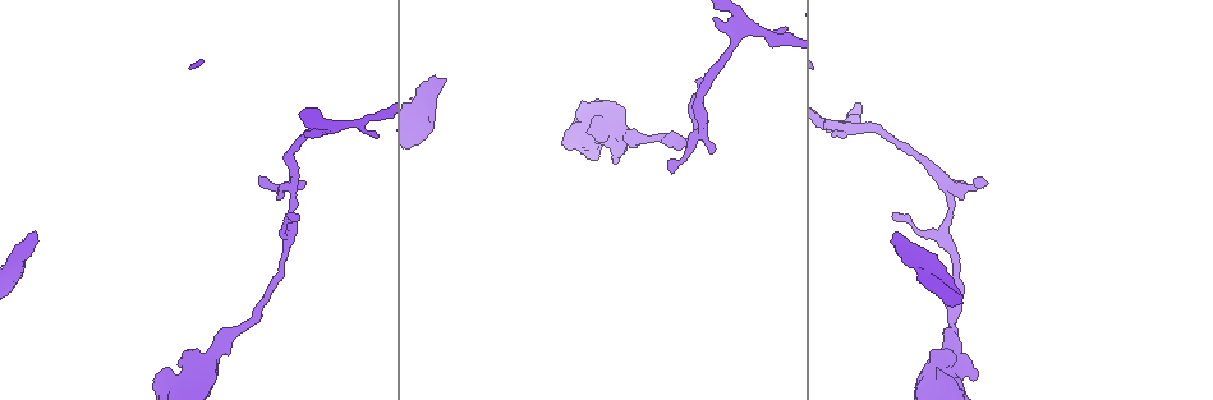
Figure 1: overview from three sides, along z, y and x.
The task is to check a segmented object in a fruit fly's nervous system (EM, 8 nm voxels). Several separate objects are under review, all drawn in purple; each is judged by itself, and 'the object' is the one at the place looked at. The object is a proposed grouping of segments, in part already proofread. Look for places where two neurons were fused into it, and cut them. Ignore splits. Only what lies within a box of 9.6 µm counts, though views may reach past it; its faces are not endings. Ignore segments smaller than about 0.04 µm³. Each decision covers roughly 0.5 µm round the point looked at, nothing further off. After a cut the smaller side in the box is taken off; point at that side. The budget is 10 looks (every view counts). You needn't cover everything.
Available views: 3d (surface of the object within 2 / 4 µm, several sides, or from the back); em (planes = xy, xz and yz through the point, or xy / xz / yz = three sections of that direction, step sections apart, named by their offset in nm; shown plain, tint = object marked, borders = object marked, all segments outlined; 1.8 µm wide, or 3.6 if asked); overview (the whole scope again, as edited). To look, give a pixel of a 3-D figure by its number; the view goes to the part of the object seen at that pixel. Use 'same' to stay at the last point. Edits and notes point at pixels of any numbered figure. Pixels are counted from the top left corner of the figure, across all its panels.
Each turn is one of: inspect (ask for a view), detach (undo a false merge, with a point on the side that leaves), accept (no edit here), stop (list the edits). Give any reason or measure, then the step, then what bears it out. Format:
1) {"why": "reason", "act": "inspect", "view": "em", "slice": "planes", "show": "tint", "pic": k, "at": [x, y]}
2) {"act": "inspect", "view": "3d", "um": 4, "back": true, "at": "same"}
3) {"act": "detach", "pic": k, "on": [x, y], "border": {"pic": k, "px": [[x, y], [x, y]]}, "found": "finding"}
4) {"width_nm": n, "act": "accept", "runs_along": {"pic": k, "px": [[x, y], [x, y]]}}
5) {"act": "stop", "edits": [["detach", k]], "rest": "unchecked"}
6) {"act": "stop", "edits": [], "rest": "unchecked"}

{"why": "calibre changes", "act": "inspect", "view": "3d", "um": 4, "back": true, "pic": 1, "at": [919, 262]}

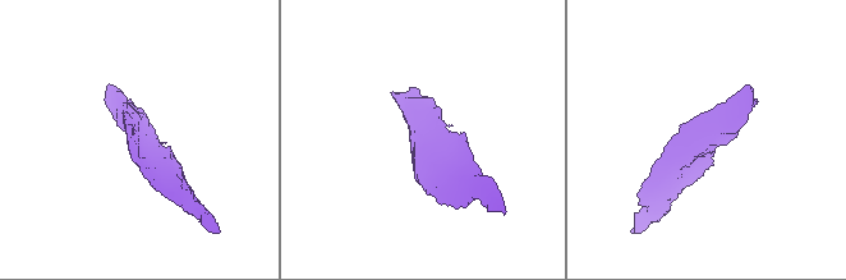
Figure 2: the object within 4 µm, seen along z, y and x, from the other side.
{"act": "inspect", "view": "em", "slice": "planes", "show": "tint", "pic": 2, "at": [138, 135]}

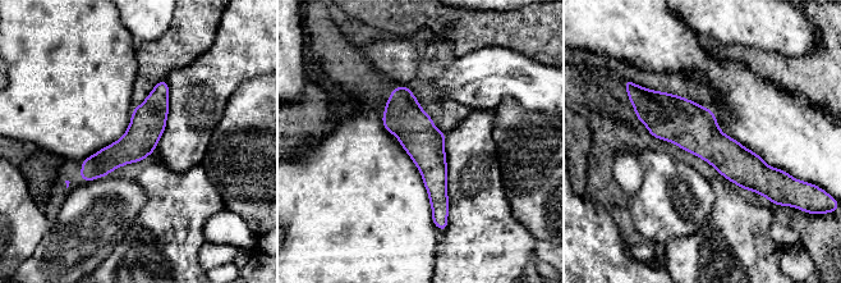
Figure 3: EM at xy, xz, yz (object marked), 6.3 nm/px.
{"act": "accept", "found": "continuous, no second neuron"}

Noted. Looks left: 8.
{"why": "thick turns thin", "act": "inspect", "view": "3d", "um": 4, "pic": 1, "at": [957, 369]}

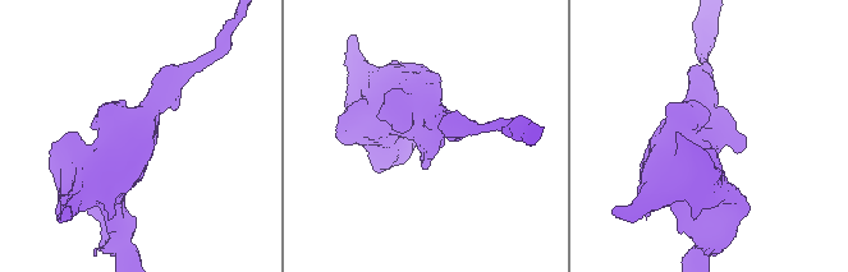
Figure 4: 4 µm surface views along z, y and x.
{"why": "now the EM", "act": "inspect", "view": "em", "um": 3.6, "slice": "xy", "step": 8, "show": "tint", "pic": 4, "at": [424, 130]}

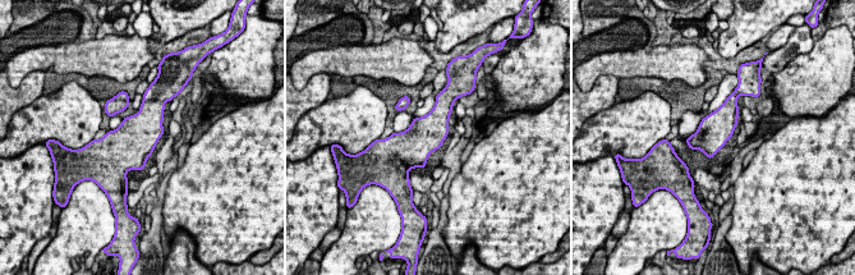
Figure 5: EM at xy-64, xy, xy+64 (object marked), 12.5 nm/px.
{"act": "inspect", "view": "em", "um": 3.6, "slice": "planes", "show": "borders", "at": "same"}

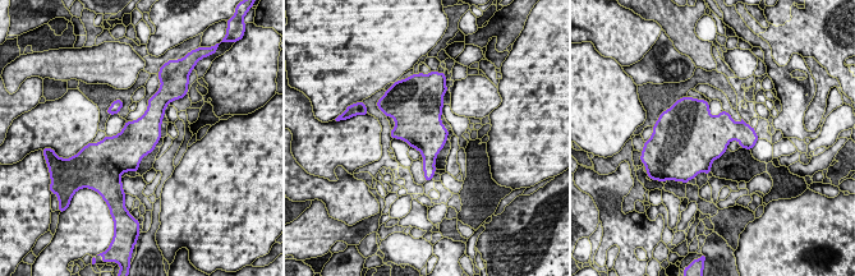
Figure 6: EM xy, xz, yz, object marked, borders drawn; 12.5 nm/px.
{"act": "accept", "found": "all the same neuron"}

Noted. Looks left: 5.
{"why": "a narrow waist", "act": "inspect", "view": "em", "slice": "planes", "show": "tint", "pic": 1, "at": [281, 262]}

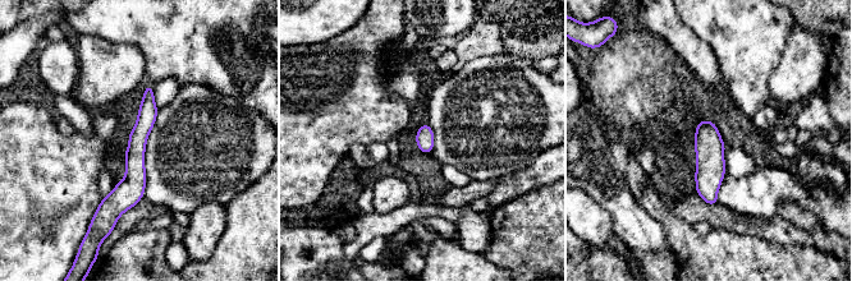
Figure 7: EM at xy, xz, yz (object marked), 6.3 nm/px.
{"act": "accept", "runs_along": {"pic": 7, "px": [[149, 88], [134, 183], [117, 213]]}, "found": "all the same neuron"}

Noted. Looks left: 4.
{"why": "three-way junction", "act": "inspect", "view": "3d", "um": 2, "pic": 1, "at": [843, 125]}

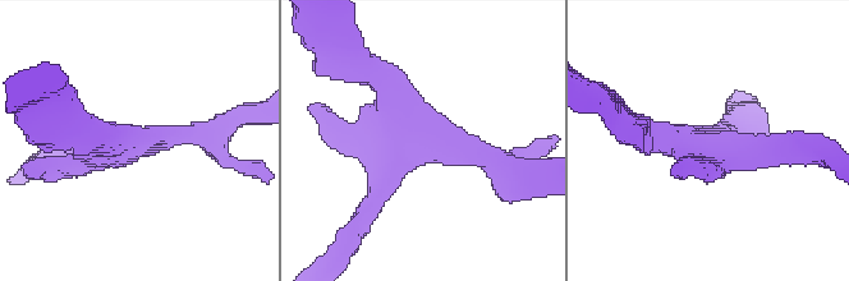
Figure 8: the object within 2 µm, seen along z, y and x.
{"act": "inspect", "view": "em", "slice": "xz", "step": 8, "show": "tint", "pic": 8, "at": [412, 144]}

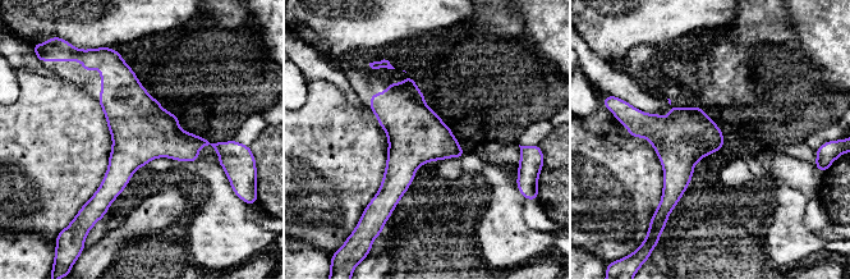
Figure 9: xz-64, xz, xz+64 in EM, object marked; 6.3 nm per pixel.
{"act": "inspect", "view": "em", "slice": "planes", "show": "tint", "at": "same"}

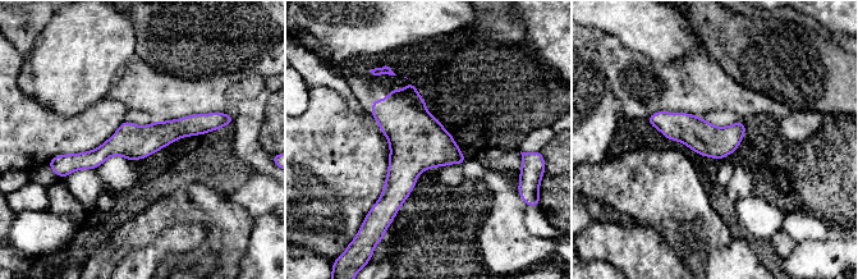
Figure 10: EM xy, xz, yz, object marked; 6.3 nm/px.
{"width_nm": 200, "act": "accept", "runs_along": {"pic": 10, "px": [[216, 124], [67, 158]]}, "found": "one neuron here"}

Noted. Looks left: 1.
{"act": "stop", "edits": [], "rest": "unchecked"}

